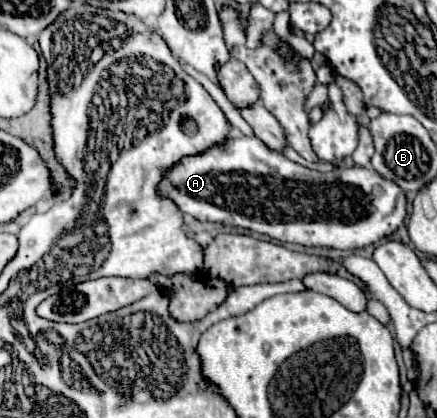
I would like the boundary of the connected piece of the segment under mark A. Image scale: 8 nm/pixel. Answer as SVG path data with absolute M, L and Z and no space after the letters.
M244 119L241 124L240 122L237 123L235 126L230 125L230 136L222 146L214 146L214 148L206 150L204 154L184 158L172 170L168 170L164 180L160 182L160 192L164 196L170 196L184 214L196 216L198 220L204 220L204 222L210 220L210 222L222 222L222 224L230 224L230 226L238 226L238 228L248 228L248 230L266 234L266 236L270 236L274 240L280 240L280 242L294 242L294 244L302 244L302 246L328 246L328 248L338 248L338 250L356 250L356 248L372 246L372 244L392 236L404 224L404 218L408 216L408 212L406 212L406 194L392 180L386 180L384 176L380 176L372 168L362 168L362 166L336 166L330 172L318 172L318 170L300 166L300 164L288 160L282 152L274 152L274 150L266 148L266 144L262 144L262 140L258 140Z

